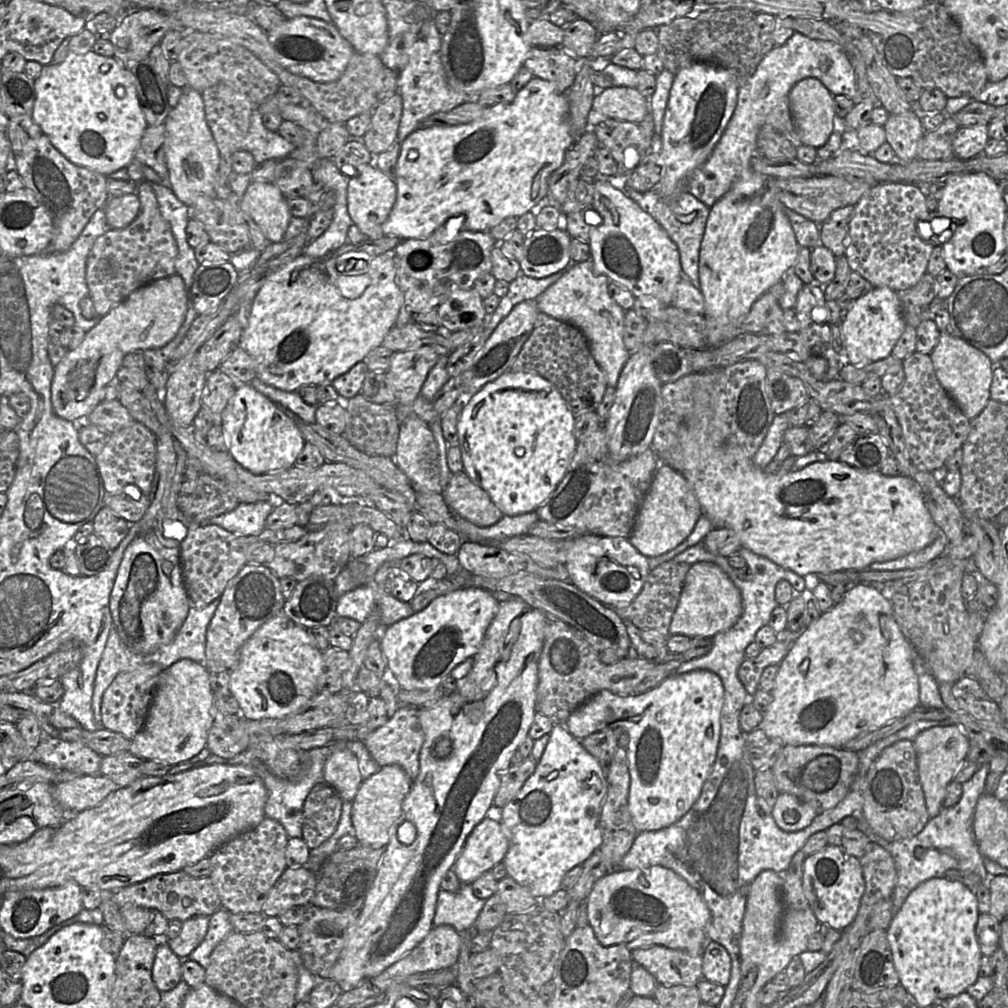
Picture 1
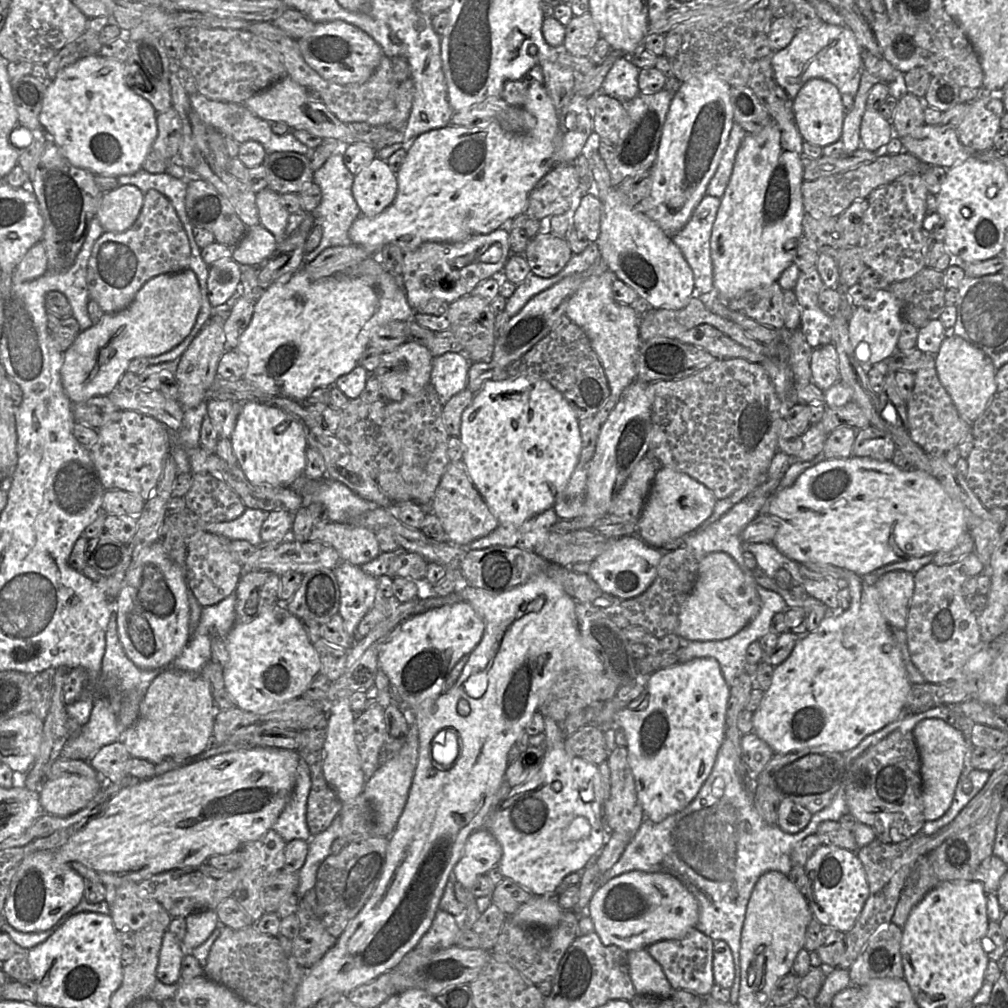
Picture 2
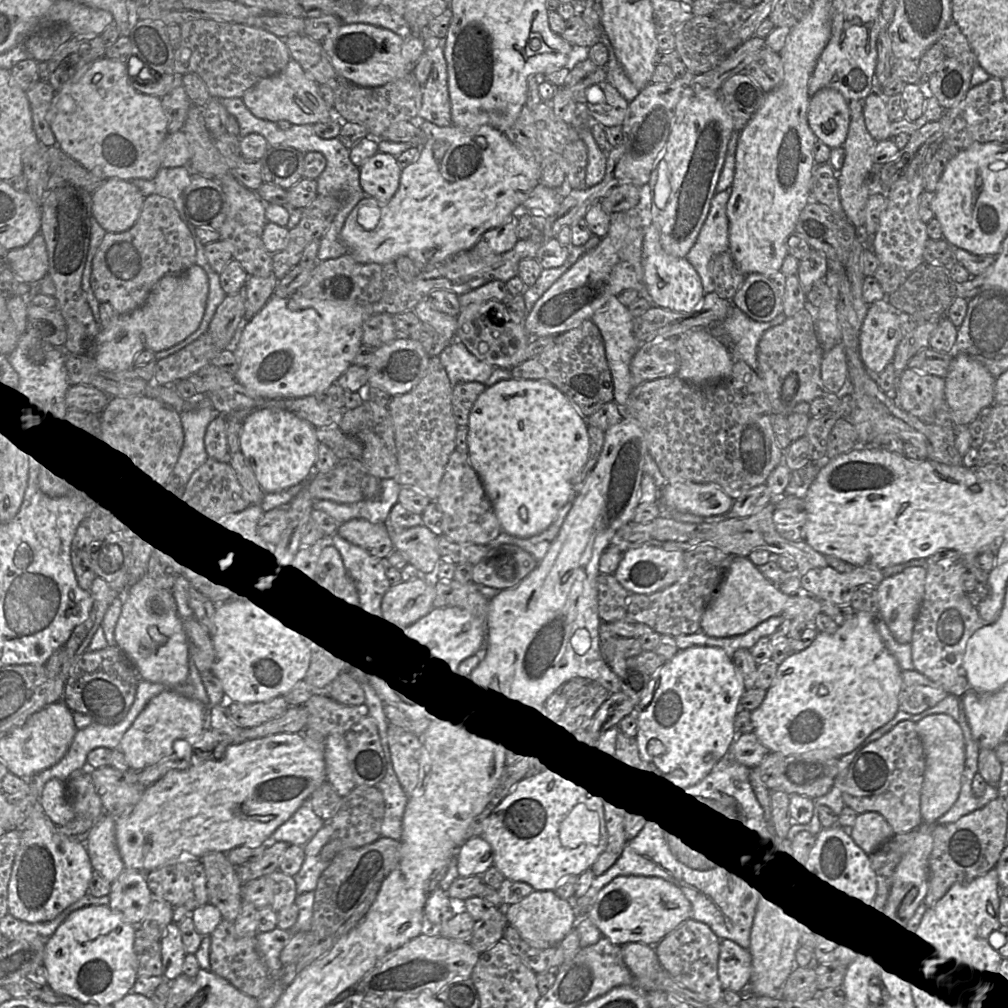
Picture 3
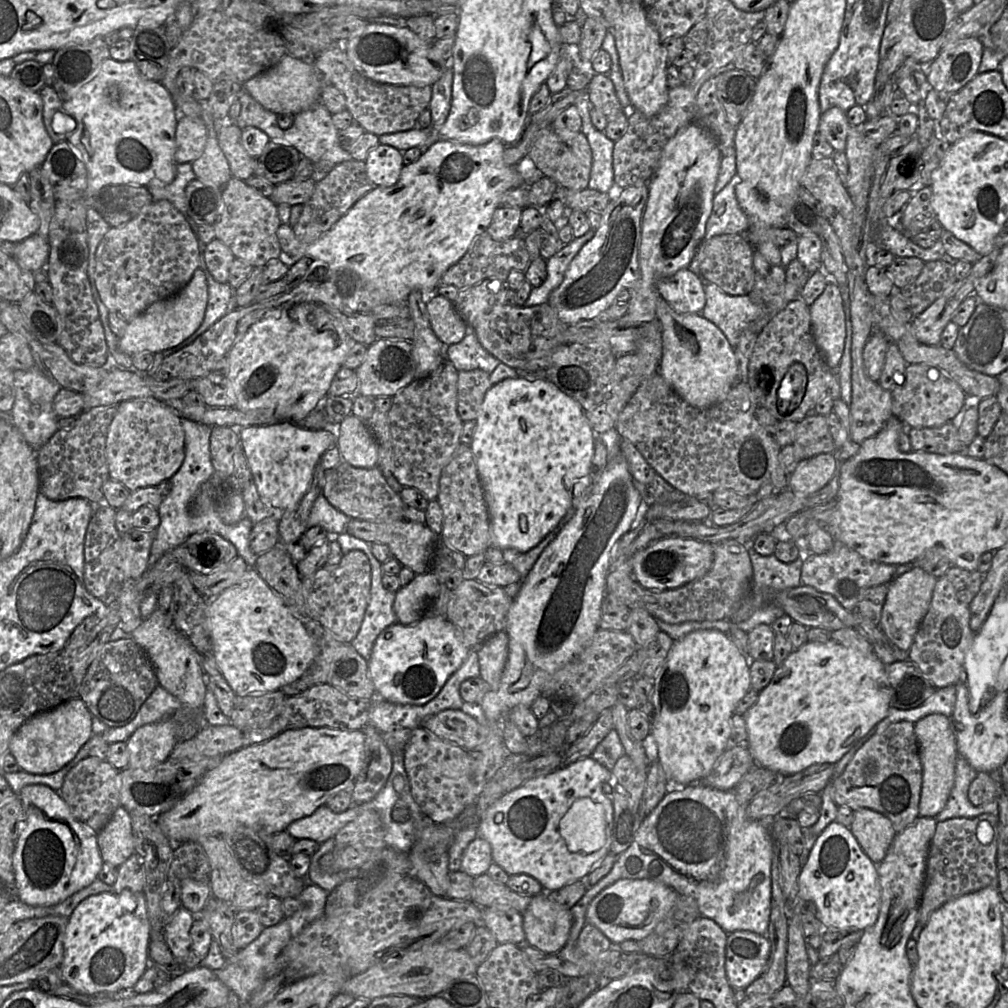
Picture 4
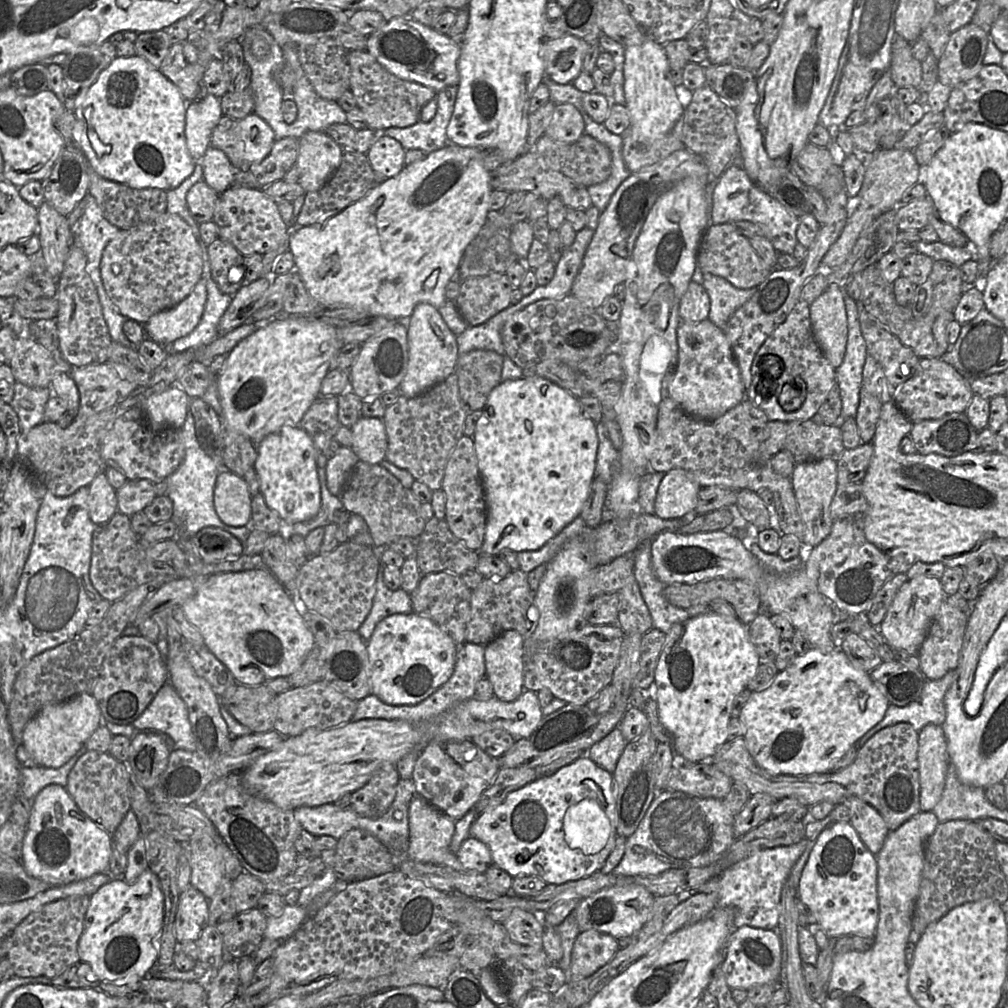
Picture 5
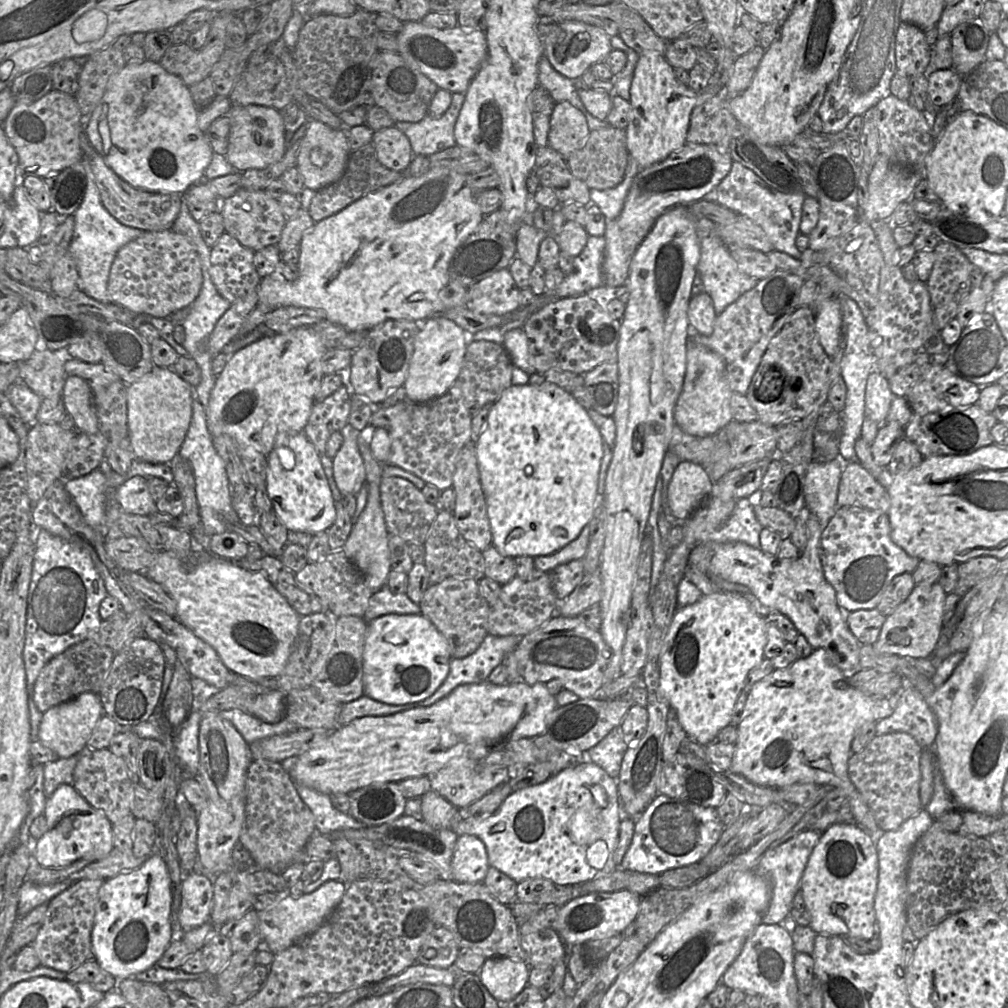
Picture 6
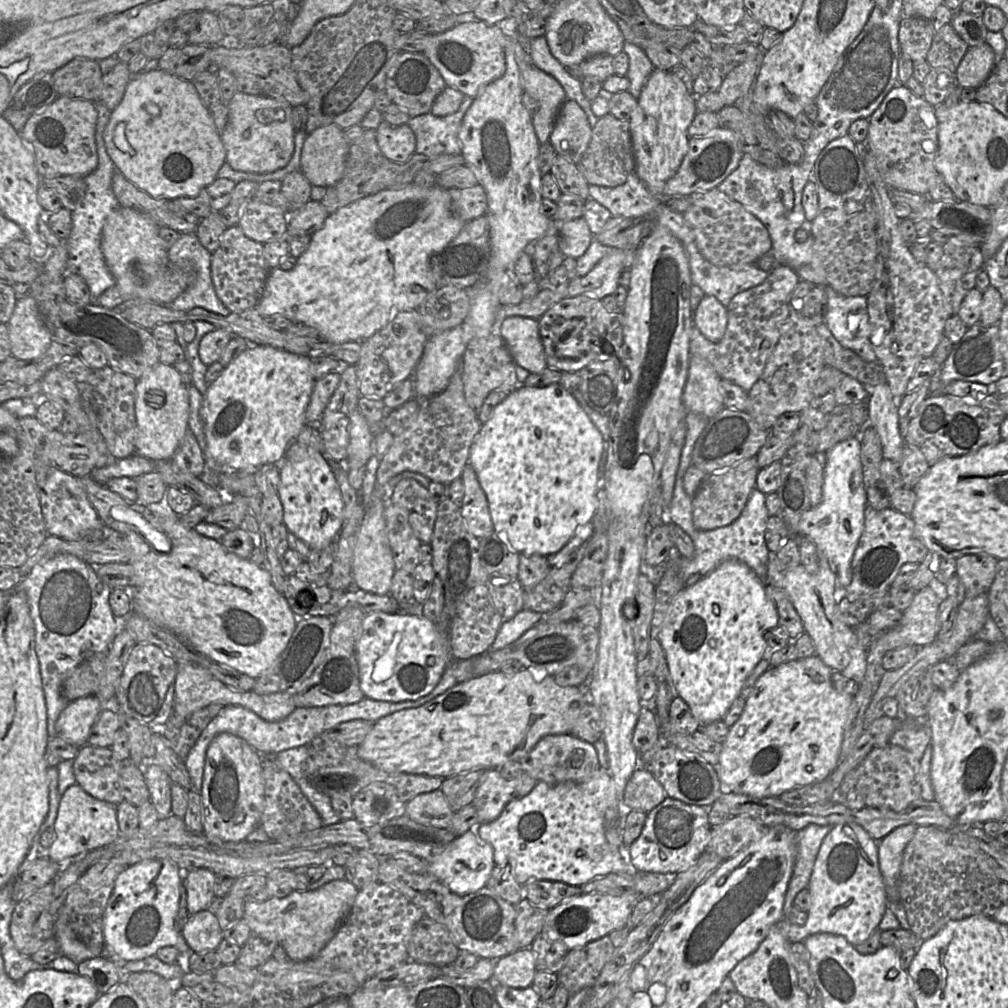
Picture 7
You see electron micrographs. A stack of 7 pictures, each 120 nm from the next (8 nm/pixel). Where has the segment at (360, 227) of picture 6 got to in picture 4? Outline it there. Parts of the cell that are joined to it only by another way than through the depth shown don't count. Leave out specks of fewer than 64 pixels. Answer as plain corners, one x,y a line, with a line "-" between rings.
492,139
484,144
471,145
463,144
453,141
439,140
428,148
420,158
403,167
401,170
398,182
390,187
374,187
364,196
362,196
335,224
325,232
318,240
312,244
302,244
299,242
294,234
293,228
287,224
281,224
277,229
277,238
280,244
282,254
290,260
288,266
290,267
294,262
298,261
303,256
307,256
314,260
322,260
326,262
331,270
338,270
341,268
349,268
358,273
361,278
377,290
385,290
390,296
390,304
404,304
410,292
414,289
421,289
427,296
434,293
439,285
439,279
443,273
453,264
458,262
462,256
467,252
469,246
474,239
487,230
494,211
499,207
499,199
501,195
510,188
525,185
523,177
517,171
515,166
505,164
503,154
505,150
505,143
499,139

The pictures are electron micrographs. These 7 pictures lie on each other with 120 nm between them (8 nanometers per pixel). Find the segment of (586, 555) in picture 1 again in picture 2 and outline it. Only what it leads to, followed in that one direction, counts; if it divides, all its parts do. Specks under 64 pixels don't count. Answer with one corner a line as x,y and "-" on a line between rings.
636,535
620,537
590,563
587,574
604,592
621,599
635,598
644,593
657,576
663,557
659,549
649,546

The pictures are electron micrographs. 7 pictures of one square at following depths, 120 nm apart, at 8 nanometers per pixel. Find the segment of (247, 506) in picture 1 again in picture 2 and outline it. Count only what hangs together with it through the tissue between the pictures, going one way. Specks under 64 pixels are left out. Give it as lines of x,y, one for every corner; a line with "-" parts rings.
246,508
236,519
231,521
211,523
206,531
224,536
230,540
247,540
254,546
261,546
261,528
268,516
267,511

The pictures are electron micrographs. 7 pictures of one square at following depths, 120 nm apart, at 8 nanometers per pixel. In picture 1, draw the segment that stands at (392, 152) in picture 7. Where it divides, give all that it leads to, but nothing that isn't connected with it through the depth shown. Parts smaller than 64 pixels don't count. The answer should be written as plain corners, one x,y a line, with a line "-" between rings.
374,163
361,166
358,174
351,177
347,186
347,209
352,223
370,240
384,236
382,224
387,220
397,195
396,182
378,169

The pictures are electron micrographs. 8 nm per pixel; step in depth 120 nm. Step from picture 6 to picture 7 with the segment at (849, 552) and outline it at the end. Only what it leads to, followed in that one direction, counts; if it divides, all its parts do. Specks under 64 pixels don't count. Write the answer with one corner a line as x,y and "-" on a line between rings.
867,504
864,512
864,529
855,549
852,563
851,583
840,590
840,596
849,601
859,597
884,593
906,563
921,563
928,548
915,536
914,521
909,515
892,508
876,510

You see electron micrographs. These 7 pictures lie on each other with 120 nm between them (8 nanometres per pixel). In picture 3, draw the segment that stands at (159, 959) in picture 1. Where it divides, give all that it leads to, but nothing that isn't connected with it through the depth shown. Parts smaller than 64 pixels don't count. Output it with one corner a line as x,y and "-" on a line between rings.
171,922
161,939
161,955
163,975
166,980
174,980
183,973
186,956
181,931
176,922

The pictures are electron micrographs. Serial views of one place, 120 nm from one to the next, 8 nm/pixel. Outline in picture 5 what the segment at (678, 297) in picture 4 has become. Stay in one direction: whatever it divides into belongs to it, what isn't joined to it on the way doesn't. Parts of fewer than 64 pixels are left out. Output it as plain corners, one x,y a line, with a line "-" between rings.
691,281
679,304
680,321
697,324
708,319
709,296
701,284

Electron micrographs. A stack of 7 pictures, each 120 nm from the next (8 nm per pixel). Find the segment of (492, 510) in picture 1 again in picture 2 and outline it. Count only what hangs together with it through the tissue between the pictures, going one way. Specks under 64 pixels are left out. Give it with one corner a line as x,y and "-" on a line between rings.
463,461
449,462
428,508
441,521
450,543
467,546
491,533
499,525
487,502
475,487

